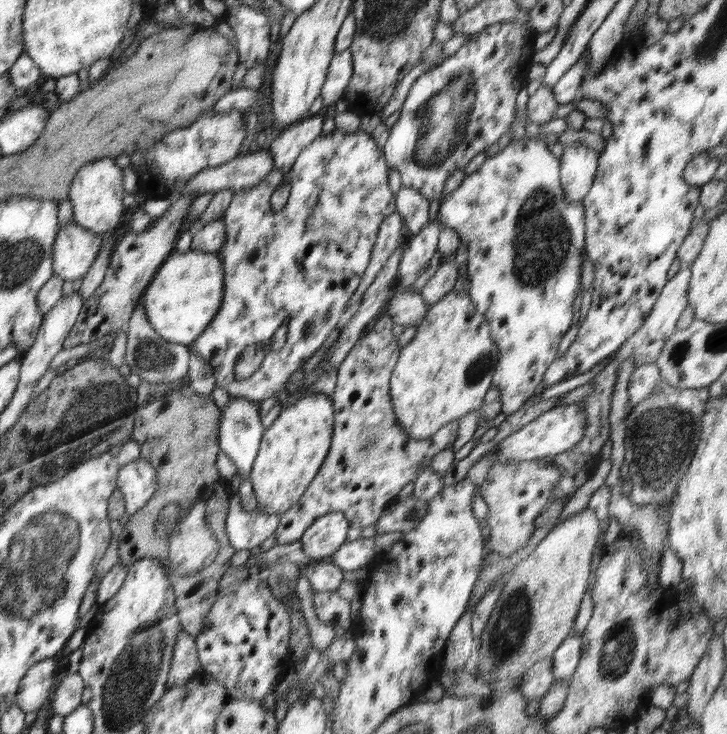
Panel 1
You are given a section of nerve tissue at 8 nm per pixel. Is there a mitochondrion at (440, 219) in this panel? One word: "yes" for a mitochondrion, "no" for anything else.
no

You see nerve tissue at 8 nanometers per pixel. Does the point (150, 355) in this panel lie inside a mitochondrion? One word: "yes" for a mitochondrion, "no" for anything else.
yes

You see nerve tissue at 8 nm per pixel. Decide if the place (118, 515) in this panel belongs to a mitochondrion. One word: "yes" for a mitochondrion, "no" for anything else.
no

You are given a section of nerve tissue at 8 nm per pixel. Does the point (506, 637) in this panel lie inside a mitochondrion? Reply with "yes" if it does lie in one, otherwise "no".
yes

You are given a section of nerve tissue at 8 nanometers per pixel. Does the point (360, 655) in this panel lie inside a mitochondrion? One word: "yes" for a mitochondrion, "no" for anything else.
no

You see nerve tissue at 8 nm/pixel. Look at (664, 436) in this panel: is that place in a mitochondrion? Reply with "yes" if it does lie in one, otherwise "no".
yes

